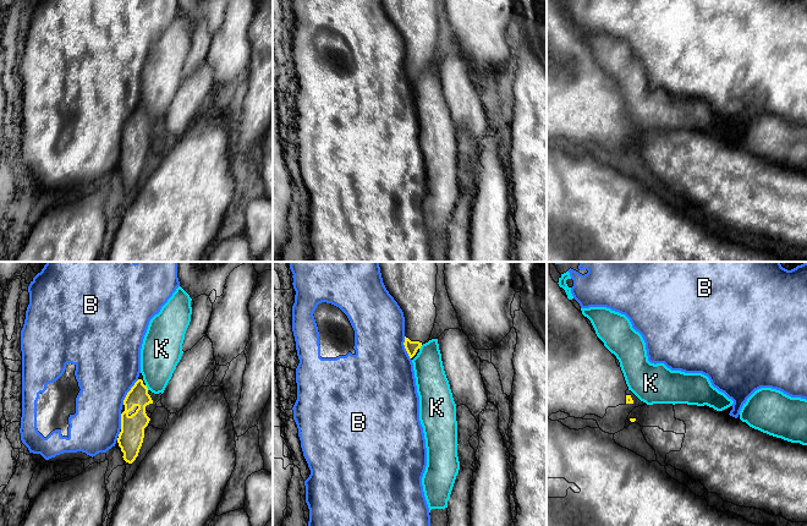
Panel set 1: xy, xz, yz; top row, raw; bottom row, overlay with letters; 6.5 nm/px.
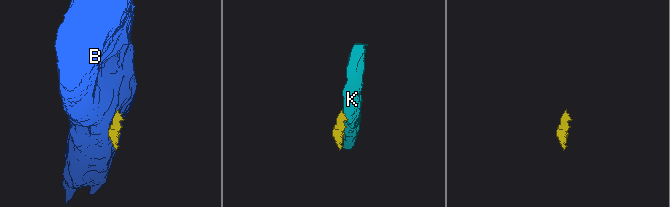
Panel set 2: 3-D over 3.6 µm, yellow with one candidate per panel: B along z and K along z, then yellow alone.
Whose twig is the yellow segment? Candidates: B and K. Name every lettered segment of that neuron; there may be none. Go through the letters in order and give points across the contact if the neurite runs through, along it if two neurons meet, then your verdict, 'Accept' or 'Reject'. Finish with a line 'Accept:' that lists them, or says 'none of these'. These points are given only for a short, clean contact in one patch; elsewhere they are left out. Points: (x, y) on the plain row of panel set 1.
B: Reject
K: Reject
Accept: none of these

